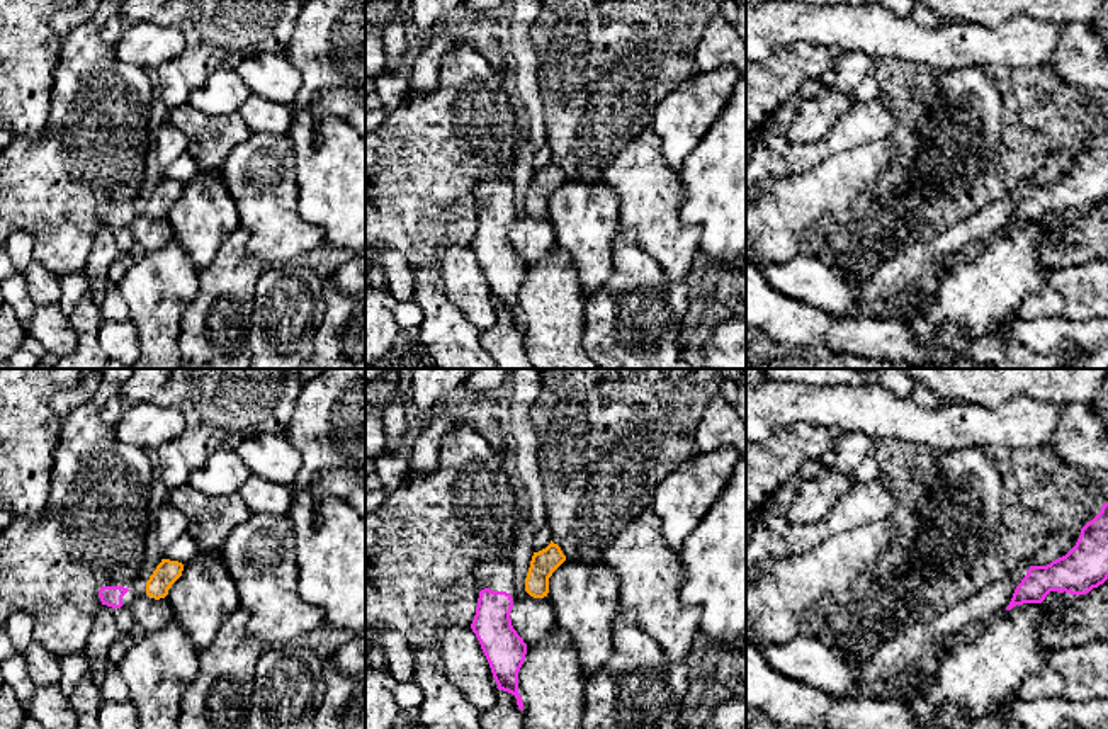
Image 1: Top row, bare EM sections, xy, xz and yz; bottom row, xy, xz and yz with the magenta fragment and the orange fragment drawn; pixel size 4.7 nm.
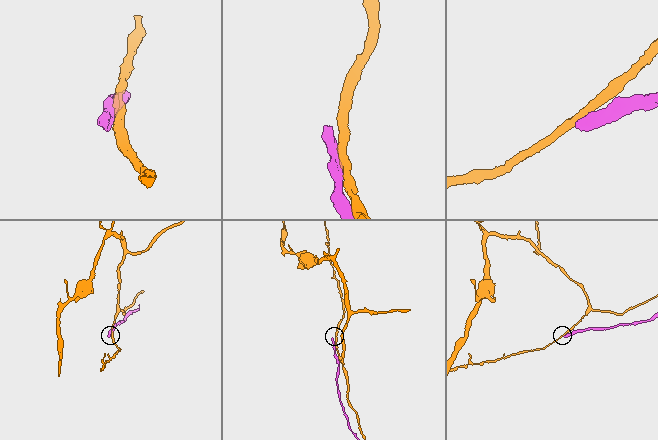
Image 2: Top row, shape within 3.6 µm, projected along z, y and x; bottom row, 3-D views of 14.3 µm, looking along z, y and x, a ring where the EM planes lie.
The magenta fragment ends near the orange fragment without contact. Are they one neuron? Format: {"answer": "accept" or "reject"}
{"answer": "reject"}

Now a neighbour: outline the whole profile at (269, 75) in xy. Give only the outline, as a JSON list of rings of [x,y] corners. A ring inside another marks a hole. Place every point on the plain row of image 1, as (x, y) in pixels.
[[[258,53],[245,58],[236,73],[253,95],[289,105],[294,102],[302,78],[284,53]]]

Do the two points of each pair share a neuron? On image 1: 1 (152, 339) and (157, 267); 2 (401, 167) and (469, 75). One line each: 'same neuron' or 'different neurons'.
1: same neuron
2: same neuron

